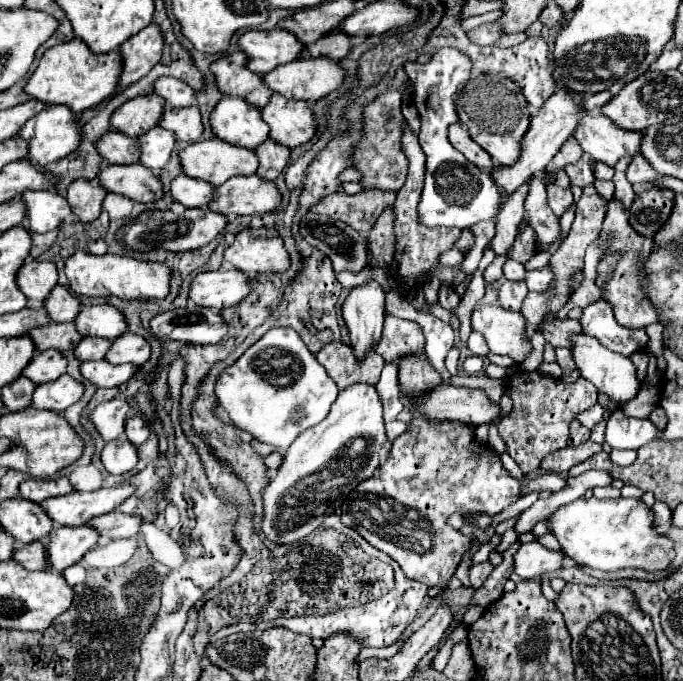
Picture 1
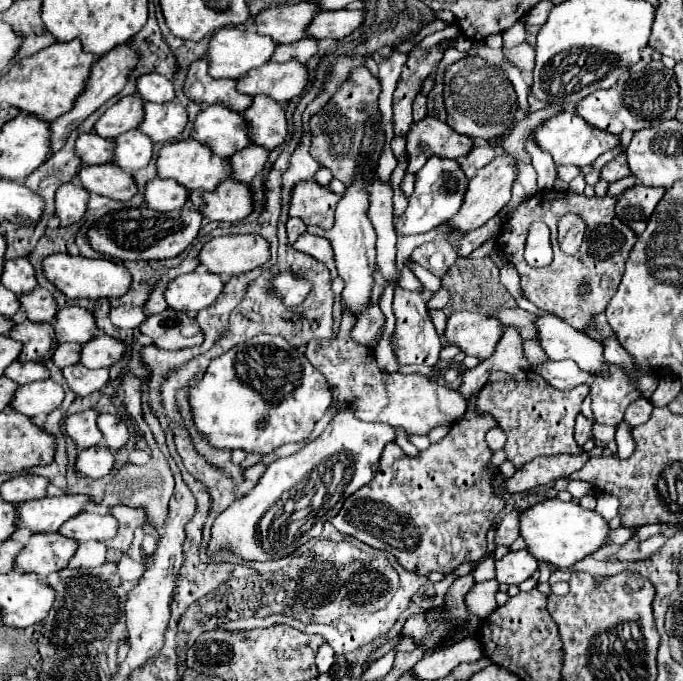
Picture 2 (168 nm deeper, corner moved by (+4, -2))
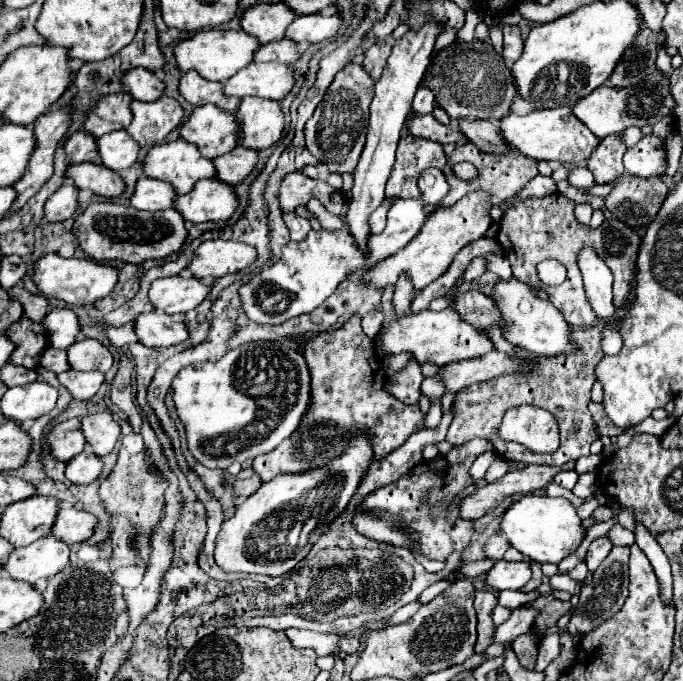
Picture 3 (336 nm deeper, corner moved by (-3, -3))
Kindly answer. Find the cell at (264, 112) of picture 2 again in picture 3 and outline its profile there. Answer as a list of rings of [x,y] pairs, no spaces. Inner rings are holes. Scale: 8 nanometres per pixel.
[[[242,98],[242,104],[236,110],[236,120],[240,122],[240,146],[264,150],[282,138],[284,114],[280,110],[280,102]]]

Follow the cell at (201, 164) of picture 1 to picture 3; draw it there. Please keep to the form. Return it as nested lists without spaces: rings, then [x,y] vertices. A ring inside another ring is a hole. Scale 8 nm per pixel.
[[[178,138],[176,142],[166,142],[166,144],[156,144],[150,148],[146,160],[144,160],[144,174],[150,178],[166,180],[170,182],[178,194],[188,194],[194,184],[202,178],[216,178],[216,168],[214,162],[204,158],[196,146],[188,144],[186,140]]]

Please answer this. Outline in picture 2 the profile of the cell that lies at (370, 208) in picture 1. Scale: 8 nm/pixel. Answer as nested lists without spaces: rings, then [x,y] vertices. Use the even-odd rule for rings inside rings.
[[[301,181],[293,187],[289,201],[289,217],[299,217],[305,225],[319,225],[323,229],[333,227],[333,213],[341,197],[321,187],[315,181]]]

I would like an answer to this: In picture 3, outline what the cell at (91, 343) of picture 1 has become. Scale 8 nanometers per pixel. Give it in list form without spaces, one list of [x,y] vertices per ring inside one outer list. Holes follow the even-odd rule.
[[[48,346],[48,350],[44,350],[42,358],[40,358],[40,366],[60,374],[64,370],[70,368],[70,362],[68,362],[68,352],[66,350],[54,350],[52,346]]]

